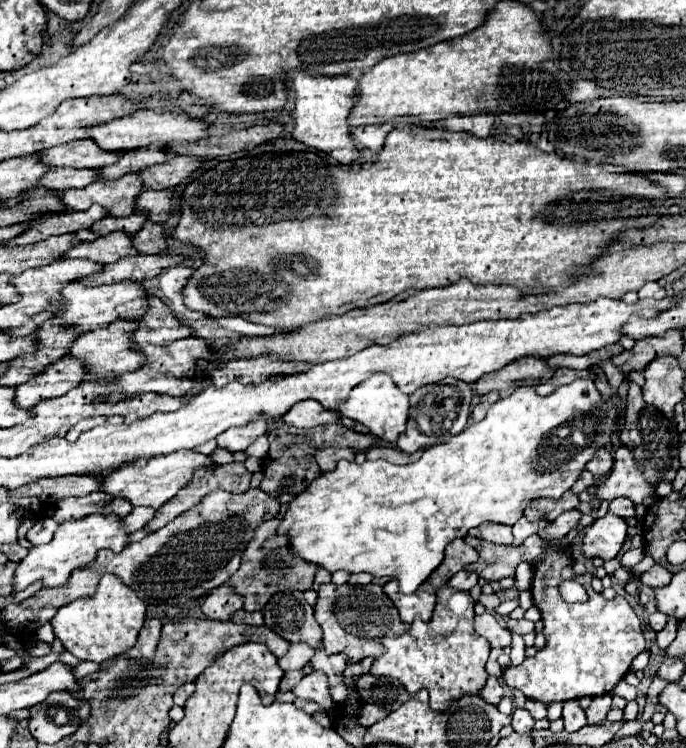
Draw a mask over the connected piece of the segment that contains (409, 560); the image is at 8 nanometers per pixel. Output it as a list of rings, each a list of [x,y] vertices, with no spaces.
[[[577,378],[571,384],[559,386],[549,396],[539,396],[533,386],[521,384],[521,386],[515,388],[515,392],[511,396],[497,400],[487,410],[487,416],[481,422],[475,422],[475,424],[467,426],[461,434],[449,438],[443,444],[429,446],[427,450],[423,450],[423,456],[419,460],[411,462],[411,464],[397,466],[397,464],[391,464],[387,460],[375,460],[375,462],[365,460],[363,464],[357,464],[357,462],[351,462],[349,464],[347,460],[341,460],[333,472],[321,474],[313,484],[307,486],[307,490],[303,490],[301,494],[297,494],[291,500],[287,514],[281,520],[281,524],[279,524],[279,532],[289,536],[289,544],[293,546],[293,550],[297,550],[297,554],[301,554],[301,558],[307,558],[307,562],[319,564],[319,566],[323,566],[329,572],[347,570],[347,572],[369,572],[373,576],[393,576],[393,578],[399,580],[399,588],[405,594],[413,594],[421,586],[421,582],[443,562],[445,546],[451,540],[455,540],[455,538],[465,538],[467,532],[469,532],[469,528],[479,526],[483,522],[499,522],[499,524],[513,526],[523,516],[525,508],[533,500],[539,500],[539,498],[561,498],[563,492],[571,490],[571,486],[575,484],[575,480],[585,470],[585,464],[589,462],[589,458],[593,458],[597,454],[597,450],[603,448],[605,444],[609,444],[613,440],[613,436],[619,432],[619,428],[621,428],[621,422],[619,422],[621,416],[619,416],[619,412],[621,410],[617,410],[613,398],[603,400],[603,396],[595,390],[595,384],[593,384],[591,378]]]

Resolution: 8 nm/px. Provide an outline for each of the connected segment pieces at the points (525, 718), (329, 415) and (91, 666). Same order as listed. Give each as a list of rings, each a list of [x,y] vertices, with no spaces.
[[[525,708],[513,710],[513,724],[511,726],[513,726],[515,732],[529,732],[533,728],[533,724],[535,724],[535,720]]]
[[[303,400],[283,416],[283,422],[295,428],[313,428],[319,424],[339,422],[339,414],[325,410],[317,400]]]
[[[81,662],[81,664],[73,666],[73,672],[75,672],[77,678],[83,678],[83,676],[87,676],[91,672],[97,672],[99,668],[101,668],[101,664],[97,664],[97,662]]]

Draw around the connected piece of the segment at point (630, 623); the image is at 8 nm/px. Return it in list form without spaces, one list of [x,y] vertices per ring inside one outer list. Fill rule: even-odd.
[[[531,534],[521,546],[501,546],[473,536],[467,536],[465,542],[475,546],[475,550],[479,552],[479,560],[471,564],[471,570],[475,570],[485,580],[513,578],[519,562],[529,562],[533,570],[531,594],[533,604],[541,612],[547,646],[535,656],[525,658],[523,664],[505,668],[503,680],[507,686],[517,688],[527,698],[539,700],[549,706],[553,702],[607,694],[623,680],[623,676],[631,668],[631,660],[645,648],[641,620],[623,596],[603,600],[599,592],[591,590],[591,574],[575,574],[575,556],[571,550],[549,544],[537,534]],[[565,578],[573,578],[585,586],[589,594],[589,600],[585,604],[567,604],[561,598],[559,582]]]

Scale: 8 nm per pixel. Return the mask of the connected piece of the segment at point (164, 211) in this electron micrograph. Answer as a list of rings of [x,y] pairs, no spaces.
[[[145,190],[137,196],[135,206],[139,212],[147,212],[149,220],[165,222],[171,212],[171,190]]]

